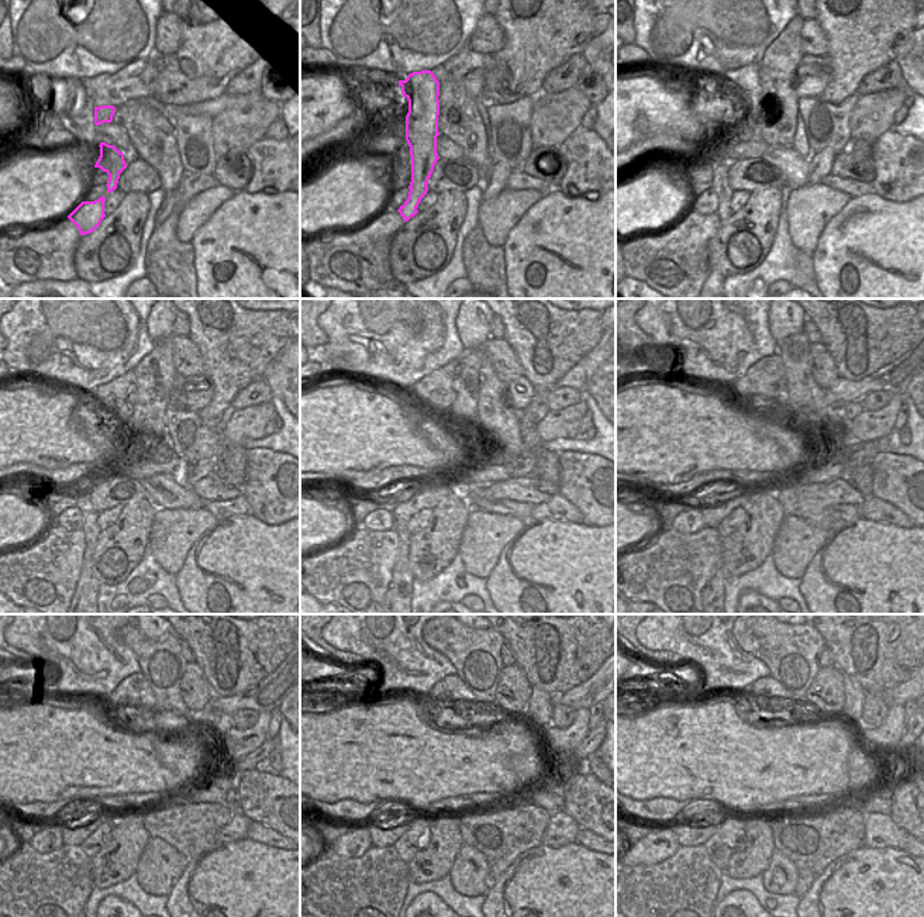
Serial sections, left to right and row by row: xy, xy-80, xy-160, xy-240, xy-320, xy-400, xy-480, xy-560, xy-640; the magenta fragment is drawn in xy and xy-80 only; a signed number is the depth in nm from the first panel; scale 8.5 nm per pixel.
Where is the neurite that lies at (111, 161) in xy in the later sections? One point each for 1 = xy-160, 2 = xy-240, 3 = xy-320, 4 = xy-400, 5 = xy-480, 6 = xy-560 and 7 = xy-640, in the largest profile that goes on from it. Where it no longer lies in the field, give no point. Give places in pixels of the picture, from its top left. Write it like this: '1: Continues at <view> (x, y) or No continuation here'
1: Continues at xy-160 (744, 83)
2: Continues at xy-240 (117, 396)
3: Continues at xy-320 (435, 390)
4: Continues at xy-400 (759, 383)
5: Continues at xy-480 (133, 693)
6: Continues at xy-560 (450, 690)
7: Continues at xy-640 (768, 689)

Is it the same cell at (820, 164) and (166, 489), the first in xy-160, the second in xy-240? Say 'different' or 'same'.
different

